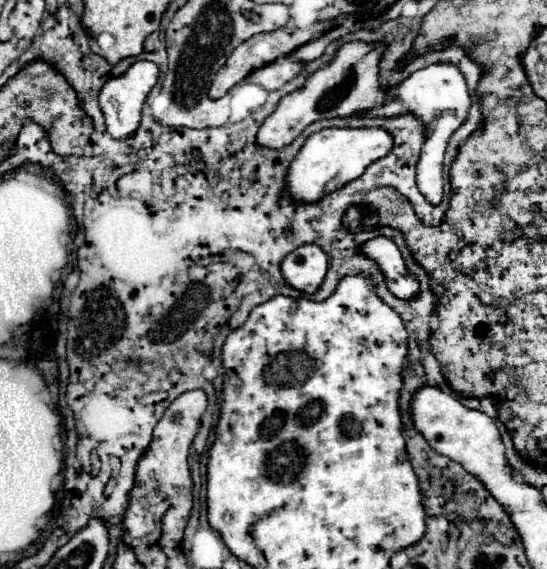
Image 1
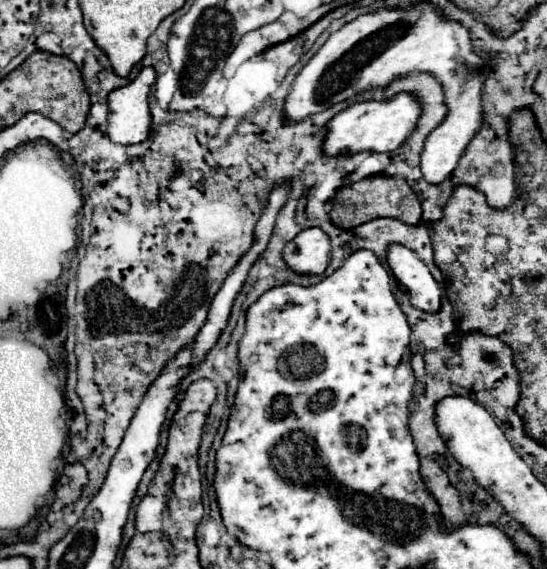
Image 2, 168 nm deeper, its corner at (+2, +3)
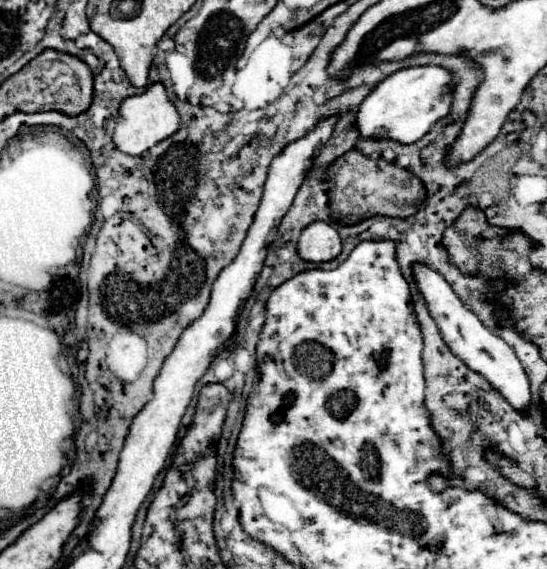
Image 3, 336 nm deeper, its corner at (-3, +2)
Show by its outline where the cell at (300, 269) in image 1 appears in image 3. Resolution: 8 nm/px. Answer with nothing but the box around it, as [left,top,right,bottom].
[298,221,342,263]

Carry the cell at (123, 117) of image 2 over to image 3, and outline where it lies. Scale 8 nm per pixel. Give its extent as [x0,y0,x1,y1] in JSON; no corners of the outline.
[114,83,180,155]

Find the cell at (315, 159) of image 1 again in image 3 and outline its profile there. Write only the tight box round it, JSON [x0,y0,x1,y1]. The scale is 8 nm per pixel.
[356,65,454,145]

